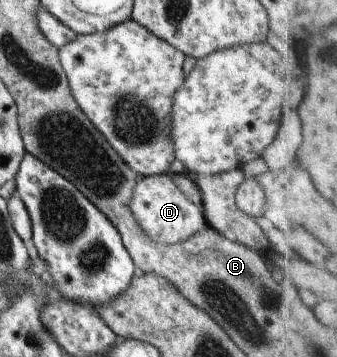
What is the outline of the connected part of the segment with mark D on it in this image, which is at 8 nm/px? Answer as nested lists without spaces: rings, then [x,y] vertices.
[[[168,173],[138,177],[130,197],[130,211],[146,237],[160,245],[174,245],[206,227],[201,209],[178,191]]]

